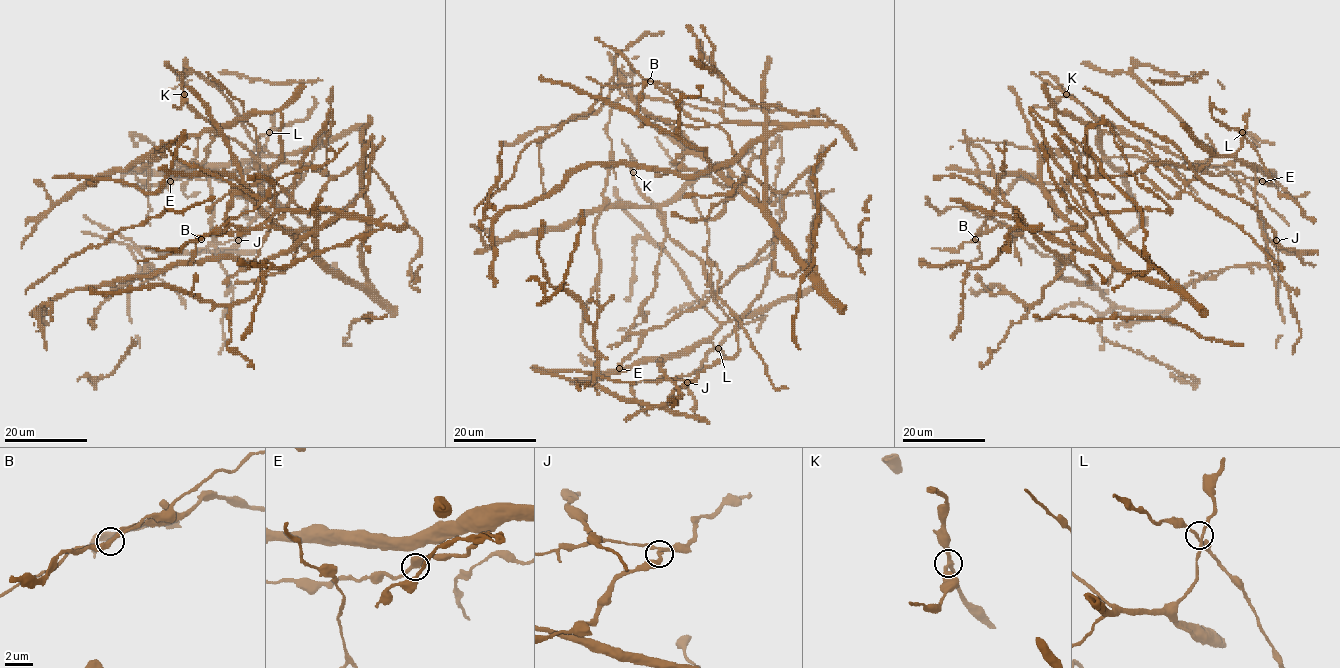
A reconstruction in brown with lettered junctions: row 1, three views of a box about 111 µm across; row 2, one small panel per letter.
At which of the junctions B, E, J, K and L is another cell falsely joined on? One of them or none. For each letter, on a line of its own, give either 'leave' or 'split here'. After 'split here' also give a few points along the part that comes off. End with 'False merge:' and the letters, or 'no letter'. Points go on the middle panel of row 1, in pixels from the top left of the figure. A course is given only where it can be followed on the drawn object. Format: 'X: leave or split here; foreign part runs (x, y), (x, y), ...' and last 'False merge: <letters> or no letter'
B: split here; foreign part runs (649, 81), (665, 84), (688, 97), (738, 109), (795, 111)
E: leave
J: leave
K: leave
L: leave
False merge: B

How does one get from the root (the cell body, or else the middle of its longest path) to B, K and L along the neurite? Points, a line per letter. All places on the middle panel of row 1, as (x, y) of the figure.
B: (705, 174), (731, 163), (721, 185), (682, 156), (762, 205), (764, 143), (788, 126), (709, 125), (649, 81)
K: (705, 174), (693, 178), (659, 206), (665, 215), (668, 237), (659, 209), (638, 188), (633, 172)
L: (705, 174), (659, 208), (666, 235), (701, 261), (714, 298), (728, 318), (710, 339), (718, 348)

